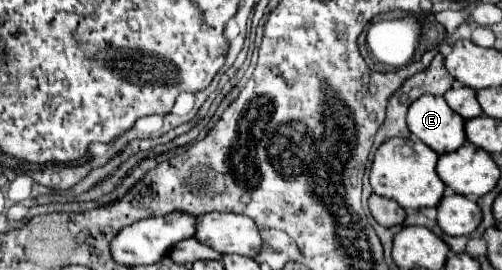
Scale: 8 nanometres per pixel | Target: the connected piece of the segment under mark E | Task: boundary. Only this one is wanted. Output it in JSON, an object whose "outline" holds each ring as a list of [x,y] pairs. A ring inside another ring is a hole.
{"outline":[[[424,95],[410,105],[408,127],[438,155],[456,151],[466,141],[464,119],[436,95]]]}

